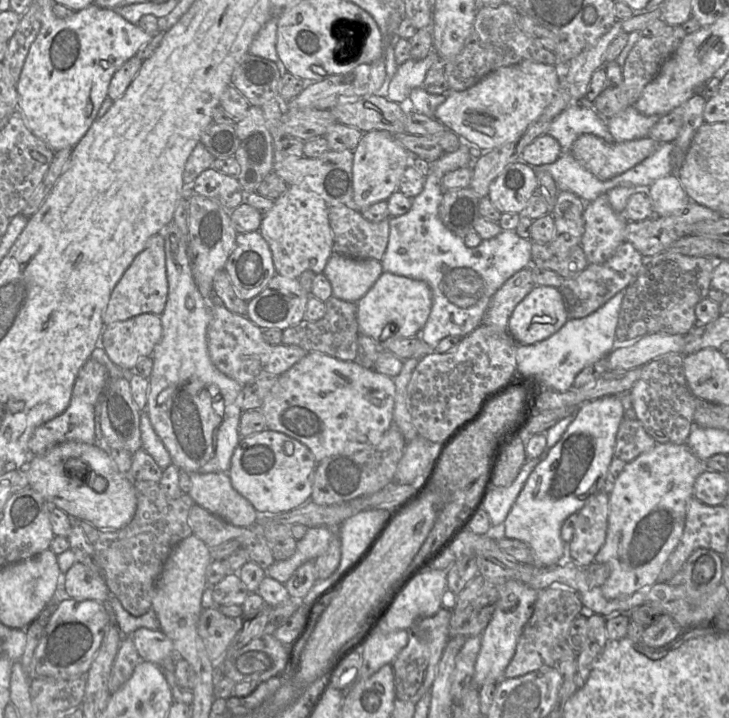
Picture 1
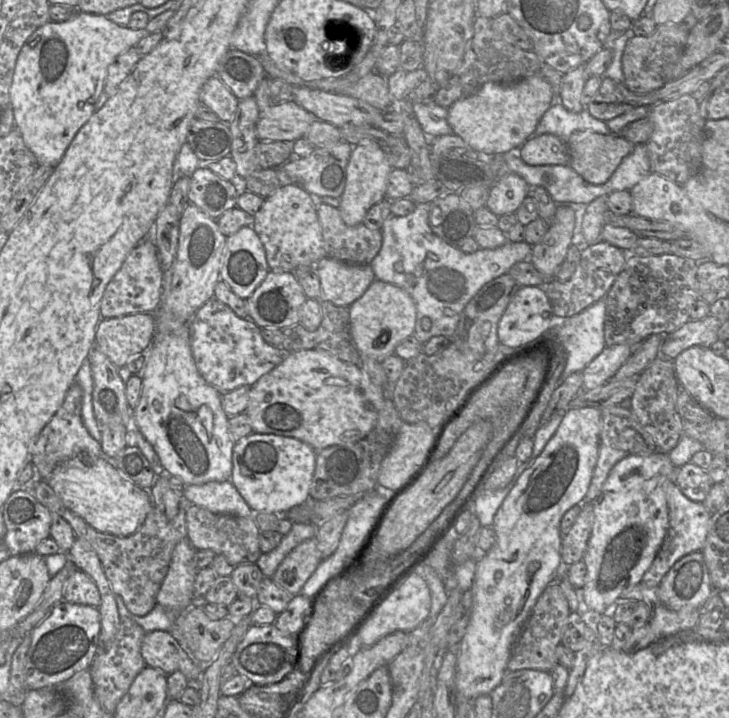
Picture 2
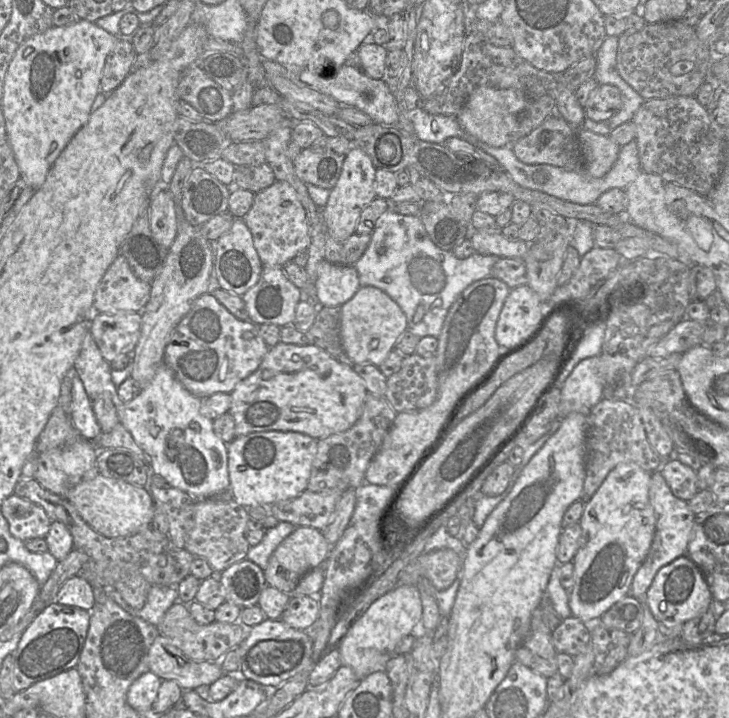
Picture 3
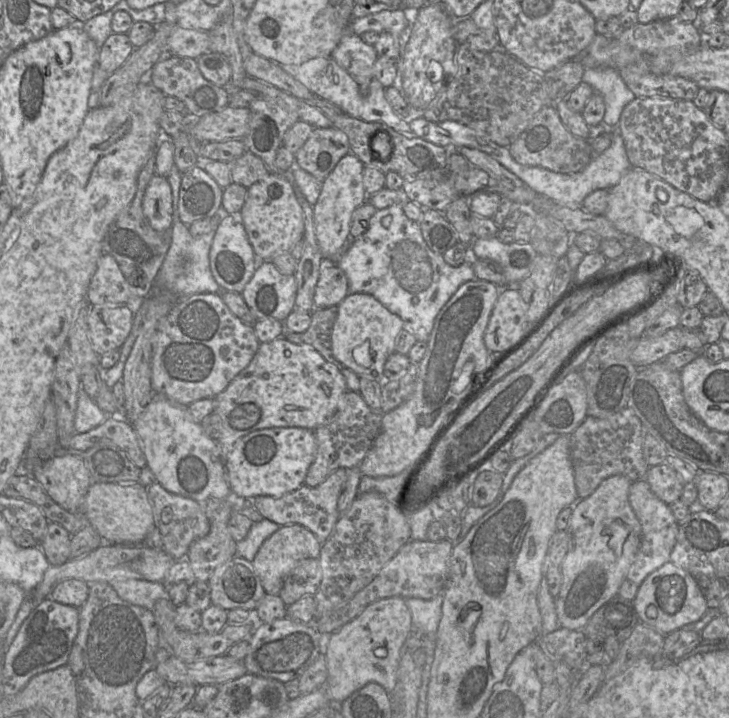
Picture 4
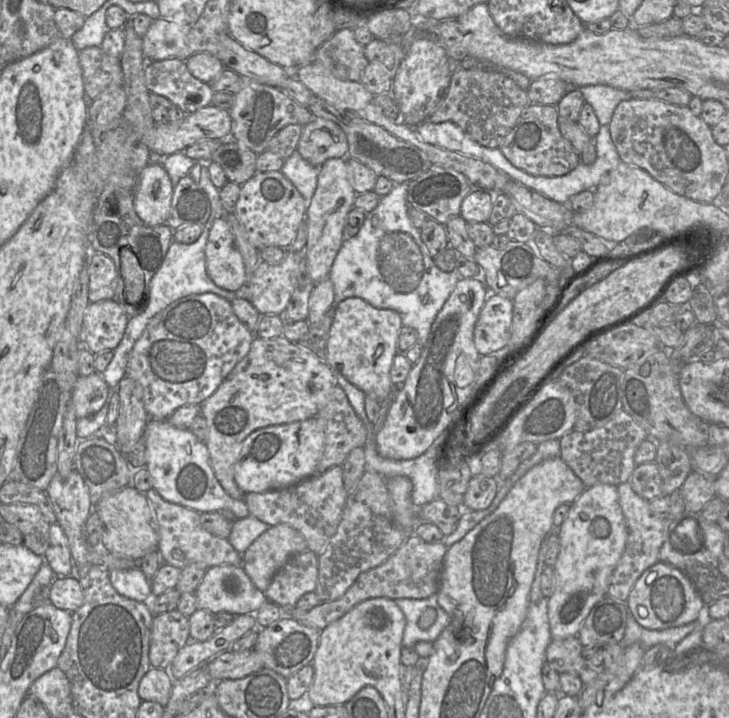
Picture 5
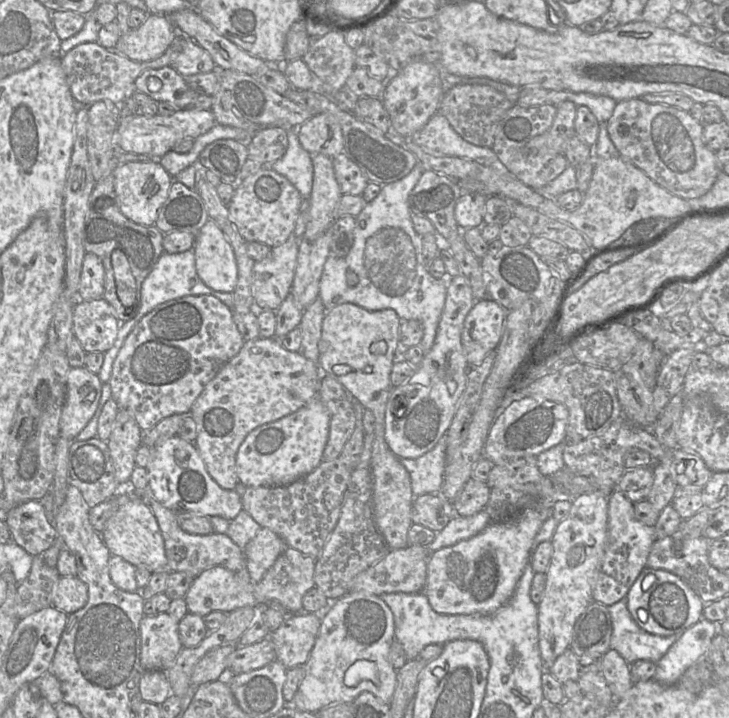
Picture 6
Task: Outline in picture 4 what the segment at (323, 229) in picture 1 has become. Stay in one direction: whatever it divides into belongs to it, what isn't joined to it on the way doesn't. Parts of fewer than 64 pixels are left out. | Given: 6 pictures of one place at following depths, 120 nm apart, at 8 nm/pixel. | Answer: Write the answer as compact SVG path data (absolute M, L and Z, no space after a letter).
M268 173L264 179L247 188L246 199L239 218L259 261L268 261L275 256L290 253L304 236L302 207L290 181L281 173Z

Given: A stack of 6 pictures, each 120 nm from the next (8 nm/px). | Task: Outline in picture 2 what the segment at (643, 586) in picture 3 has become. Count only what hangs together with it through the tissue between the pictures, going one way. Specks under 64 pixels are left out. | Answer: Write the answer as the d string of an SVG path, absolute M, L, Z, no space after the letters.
M676 482L667 487L666 499L669 511L669 527L665 539L649 569L644 573L641 583L649 587L657 587L669 569L682 557L704 547L711 514L702 504L687 498Z

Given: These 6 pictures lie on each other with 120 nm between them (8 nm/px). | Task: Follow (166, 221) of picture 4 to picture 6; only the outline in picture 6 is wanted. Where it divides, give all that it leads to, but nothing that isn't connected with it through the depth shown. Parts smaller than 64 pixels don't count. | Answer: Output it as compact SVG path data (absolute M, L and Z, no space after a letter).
M158 160L129 161L113 170L114 189L121 212L137 224L152 226L174 181Z

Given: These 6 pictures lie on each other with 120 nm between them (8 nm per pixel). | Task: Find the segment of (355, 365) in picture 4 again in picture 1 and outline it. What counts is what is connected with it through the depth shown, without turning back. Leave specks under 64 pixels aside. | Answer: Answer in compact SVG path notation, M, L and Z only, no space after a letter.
M383 272L367 294L356 303L359 333L371 337L381 349L388 347L387 339L417 337L428 320L432 300L432 291L424 281Z

